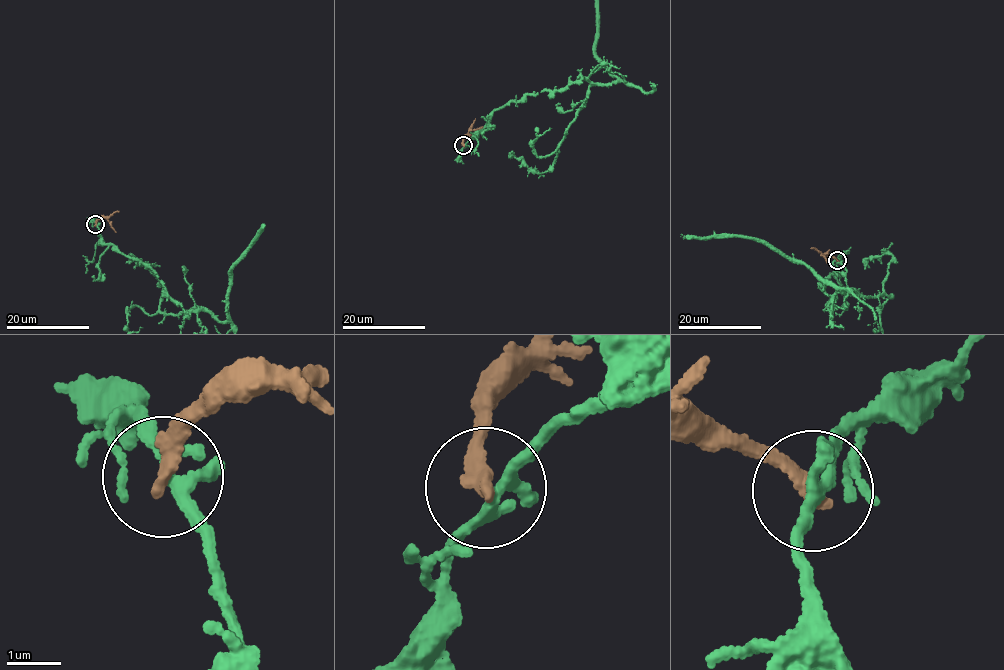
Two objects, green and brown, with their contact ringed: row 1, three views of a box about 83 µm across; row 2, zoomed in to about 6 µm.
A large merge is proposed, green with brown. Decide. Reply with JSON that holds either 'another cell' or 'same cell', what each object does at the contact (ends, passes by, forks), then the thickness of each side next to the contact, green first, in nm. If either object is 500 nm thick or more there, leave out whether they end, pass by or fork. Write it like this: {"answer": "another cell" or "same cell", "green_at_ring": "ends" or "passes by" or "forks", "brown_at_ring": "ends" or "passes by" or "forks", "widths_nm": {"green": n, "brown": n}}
{"answer": "another cell", "green_at_ring": "passes by", "brown_at_ring": "ends", "widths_nm": {"green": 240, "brown": 280}}

